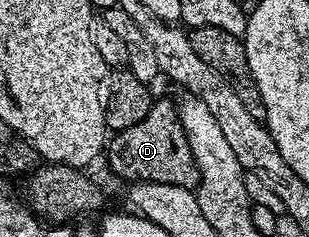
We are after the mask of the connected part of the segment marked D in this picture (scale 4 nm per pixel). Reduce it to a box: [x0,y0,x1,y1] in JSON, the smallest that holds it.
[104,98,198,188]

